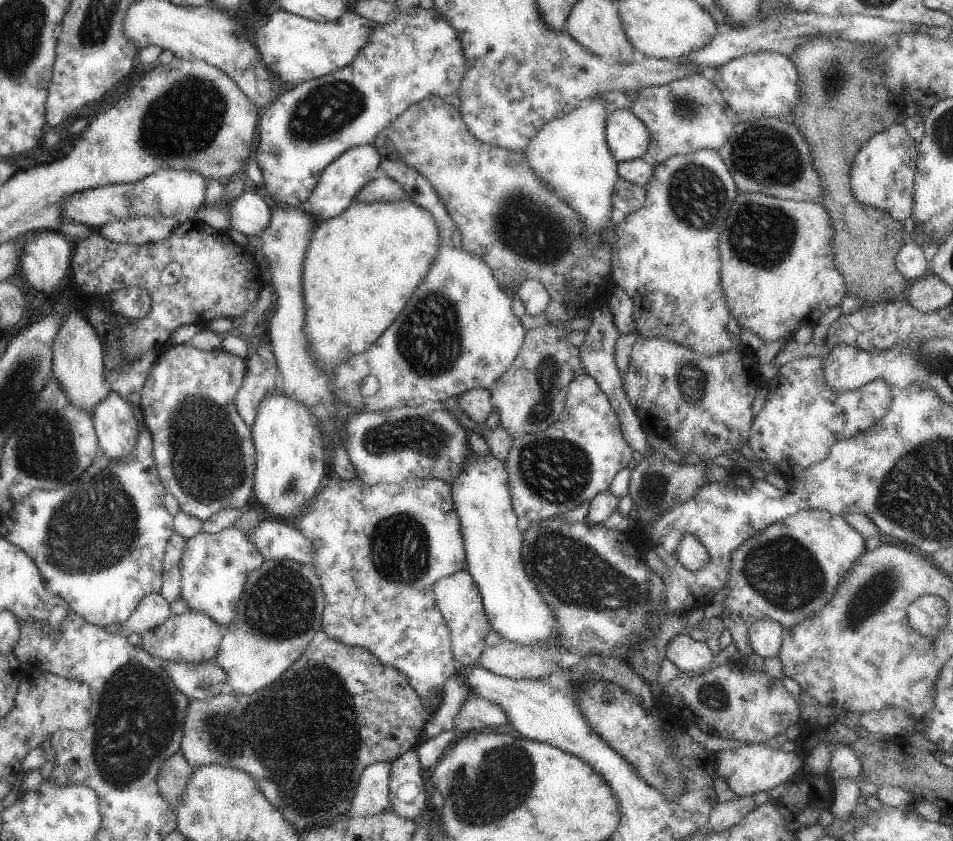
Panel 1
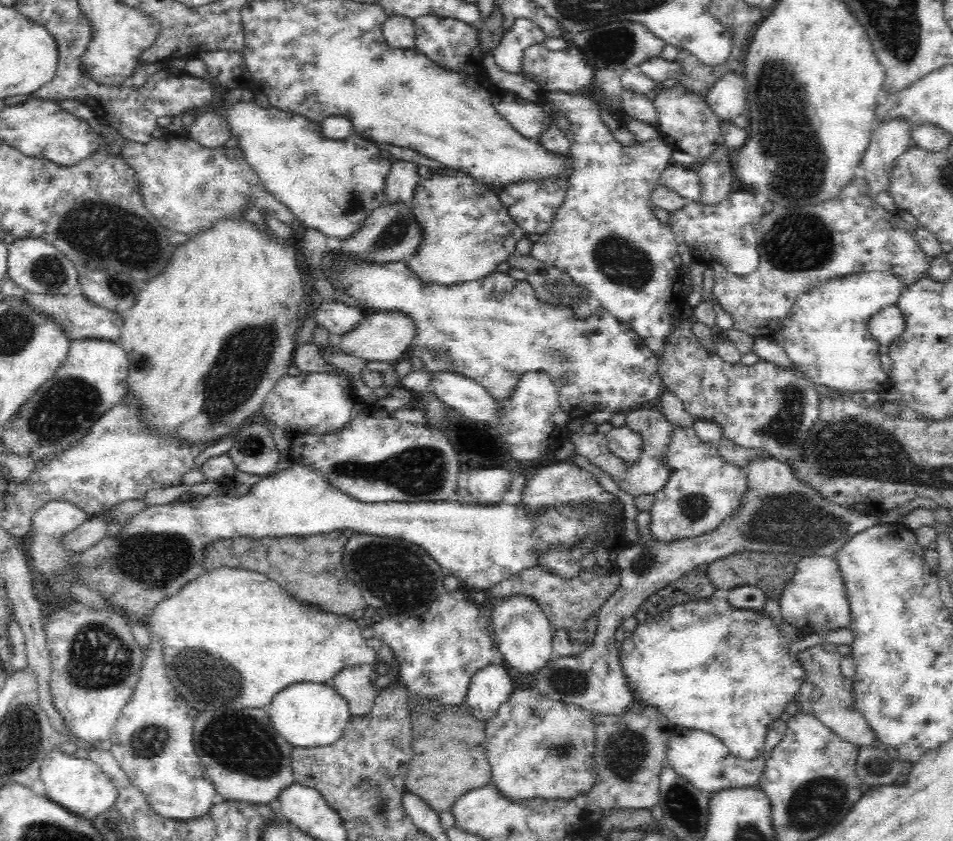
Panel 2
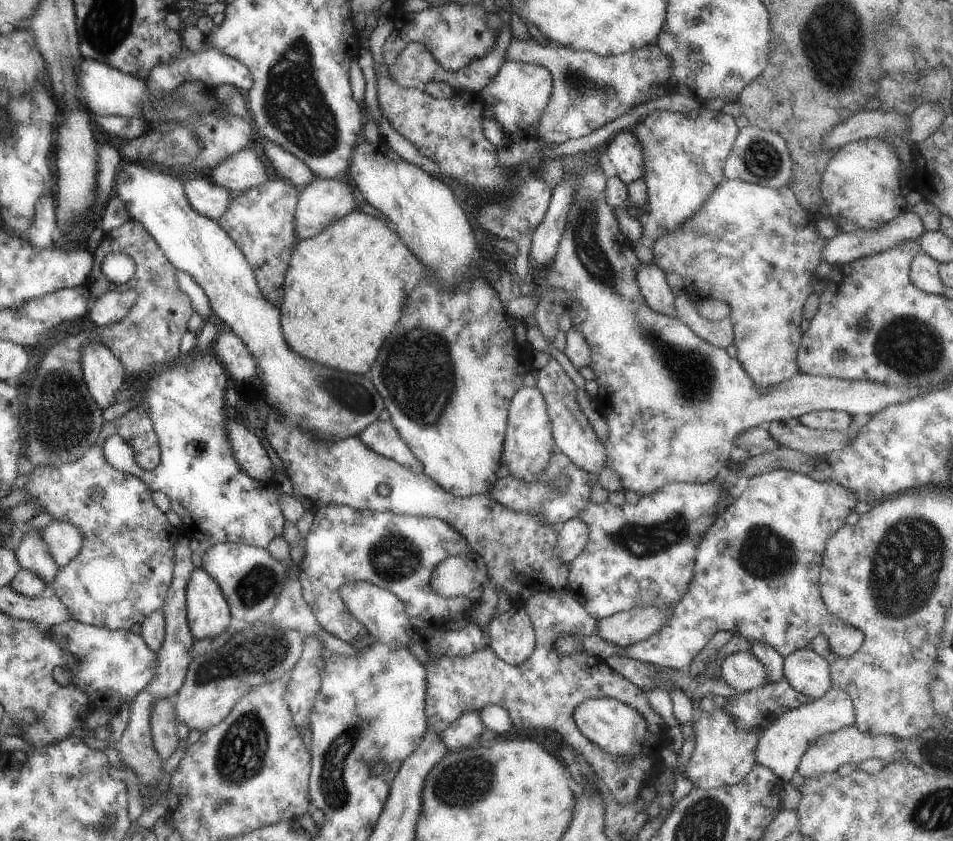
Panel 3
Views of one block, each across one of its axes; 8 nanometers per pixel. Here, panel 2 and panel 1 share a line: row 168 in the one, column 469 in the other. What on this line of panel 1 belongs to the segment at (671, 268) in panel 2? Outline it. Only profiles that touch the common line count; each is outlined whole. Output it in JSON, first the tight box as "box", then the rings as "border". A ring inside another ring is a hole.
{"box":[432,570,490,666],"border":[[[465,570],[451,573],[440,578],[432,586],[433,596],[447,626],[450,636],[452,658],[459,666],[467,666],[476,662],[478,654],[486,647],[483,638],[490,630],[482,600],[471,575]]]}

